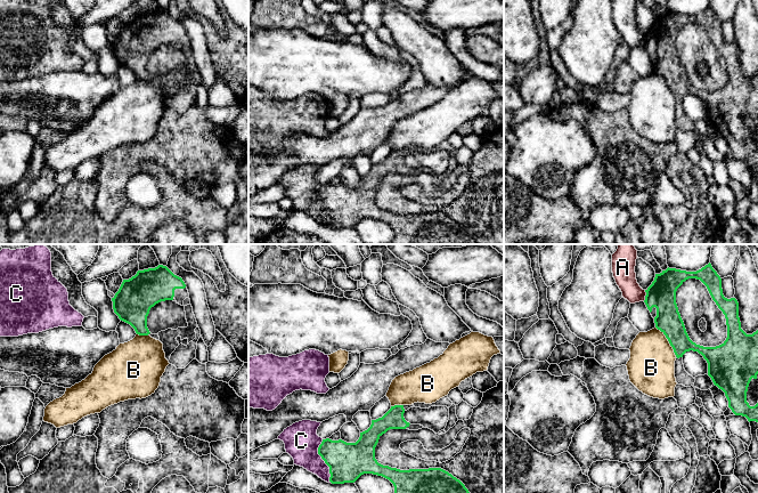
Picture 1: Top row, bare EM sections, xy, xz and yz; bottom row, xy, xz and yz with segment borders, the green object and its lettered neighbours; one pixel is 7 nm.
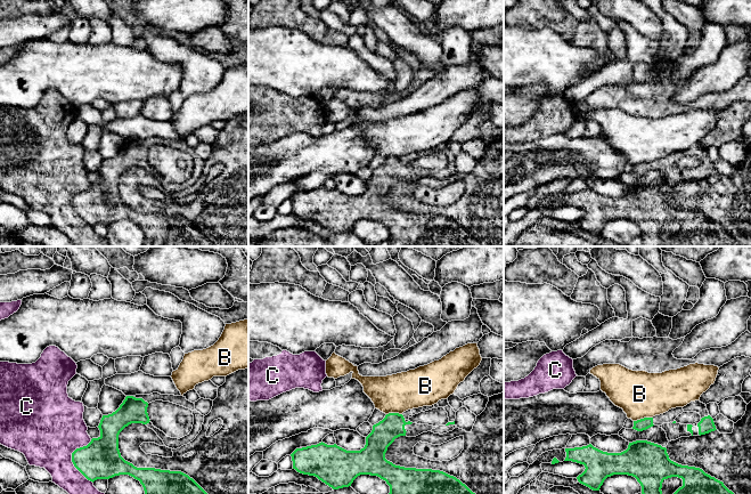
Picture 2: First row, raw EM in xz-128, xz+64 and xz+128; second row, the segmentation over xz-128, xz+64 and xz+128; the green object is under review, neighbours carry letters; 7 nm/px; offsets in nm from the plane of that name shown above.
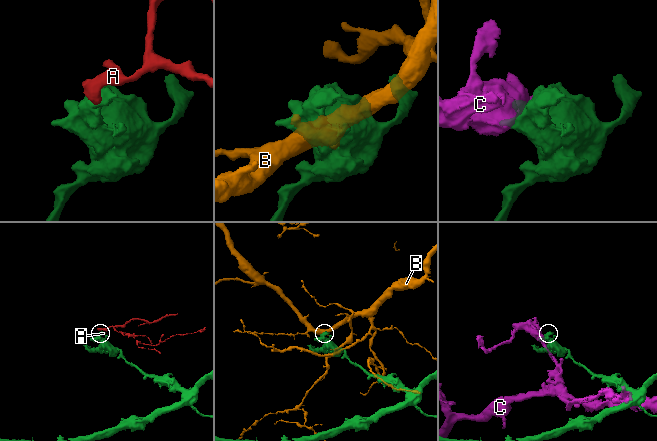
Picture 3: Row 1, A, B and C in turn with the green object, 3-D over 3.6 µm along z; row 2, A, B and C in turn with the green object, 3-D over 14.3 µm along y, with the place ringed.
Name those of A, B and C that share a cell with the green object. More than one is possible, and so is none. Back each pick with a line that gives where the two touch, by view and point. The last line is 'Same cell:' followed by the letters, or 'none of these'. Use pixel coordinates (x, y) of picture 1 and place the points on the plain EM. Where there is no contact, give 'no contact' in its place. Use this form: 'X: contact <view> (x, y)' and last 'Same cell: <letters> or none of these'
Same cell: none of these

